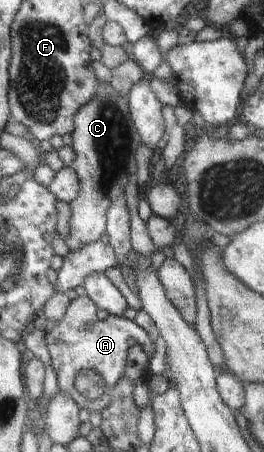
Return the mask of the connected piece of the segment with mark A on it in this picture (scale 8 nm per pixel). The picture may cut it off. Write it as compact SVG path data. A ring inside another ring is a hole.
M81 293L80 297L75 300L71 300L64 316L54 325L46 330L47 349L51 367L57 373L59 388L71 394L71 398L77 402L79 409L87 408L91 413L102 413L111 404L111 396L106 390L111 390L115 384L119 383L119 380L122 380L123 370L127 366L125 358L127 358L127 348L129 348L131 338L137 340L137 344L145 350L148 356L151 357L155 352L154 344L145 330L125 317L104 315L99 306L84 293ZM87 325L91 325L91 329L87 329ZM85 368L97 372L105 383L104 393L95 400L87 399L74 385L77 373Z

